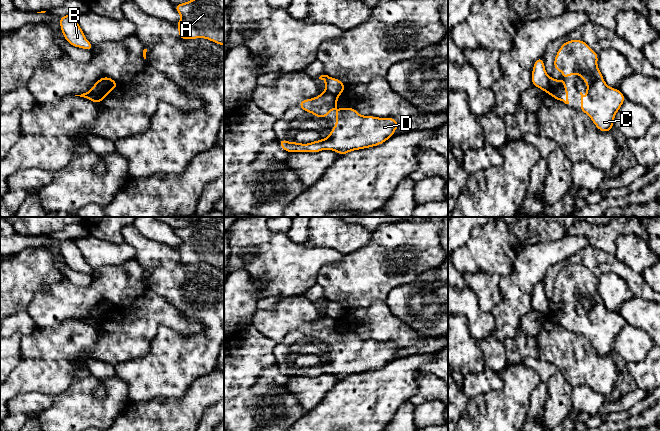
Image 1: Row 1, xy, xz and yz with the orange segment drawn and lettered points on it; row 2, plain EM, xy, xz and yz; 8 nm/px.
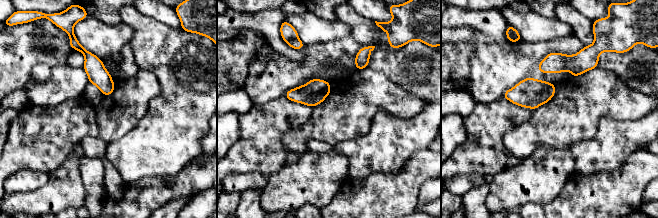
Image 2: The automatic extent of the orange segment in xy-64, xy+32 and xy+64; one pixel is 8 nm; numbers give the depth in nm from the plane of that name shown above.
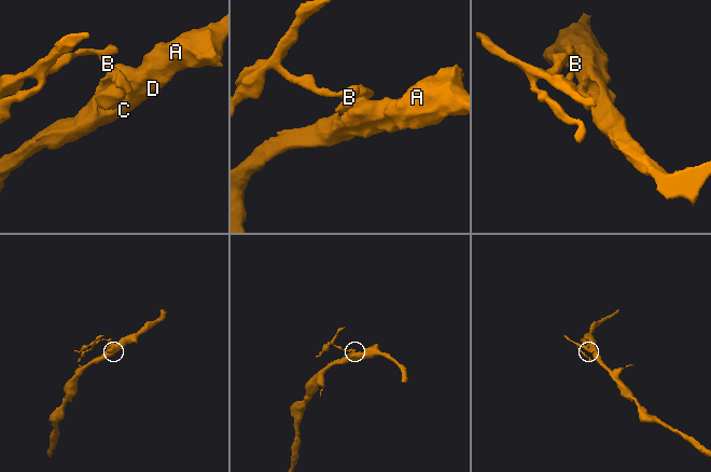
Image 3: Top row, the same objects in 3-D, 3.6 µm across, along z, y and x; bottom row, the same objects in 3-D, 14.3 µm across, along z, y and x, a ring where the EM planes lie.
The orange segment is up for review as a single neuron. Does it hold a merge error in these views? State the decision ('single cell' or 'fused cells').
fused cells

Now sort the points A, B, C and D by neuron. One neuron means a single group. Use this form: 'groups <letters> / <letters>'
groups A C D / B

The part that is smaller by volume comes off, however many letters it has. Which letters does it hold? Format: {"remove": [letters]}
{"remove": ["B"]}

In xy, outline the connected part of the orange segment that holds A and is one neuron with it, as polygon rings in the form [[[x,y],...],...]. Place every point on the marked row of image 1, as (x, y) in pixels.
[[[190,0],[174,5],[174,8],[181,15],[181,20],[175,24],[179,29],[179,38],[205,38],[224,46],[224,0]]]

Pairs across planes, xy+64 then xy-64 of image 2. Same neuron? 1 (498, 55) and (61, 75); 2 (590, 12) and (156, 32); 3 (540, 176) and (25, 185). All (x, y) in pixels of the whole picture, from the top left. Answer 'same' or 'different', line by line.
1: same
2: different
3: different

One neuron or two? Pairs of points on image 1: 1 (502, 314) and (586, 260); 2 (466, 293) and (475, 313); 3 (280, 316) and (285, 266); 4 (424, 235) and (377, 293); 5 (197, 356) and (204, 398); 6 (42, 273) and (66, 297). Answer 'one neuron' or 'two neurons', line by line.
1: two neurons
2: one neuron
3: two neurons
4: one neuron
5: two neurons
6: two neurons

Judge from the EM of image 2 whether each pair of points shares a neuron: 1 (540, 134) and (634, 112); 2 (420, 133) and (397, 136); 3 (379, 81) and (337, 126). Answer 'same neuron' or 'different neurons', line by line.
1: same neuron
2: same neuron
3: same neuron

